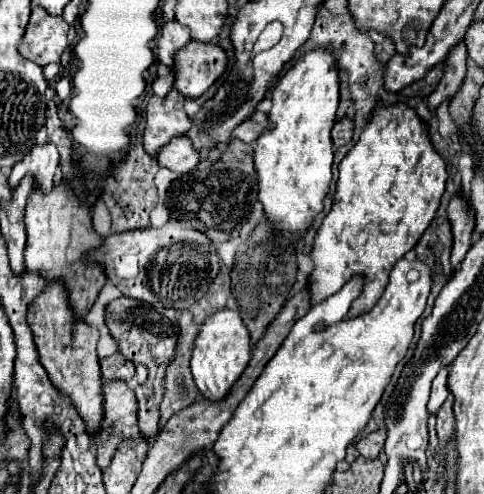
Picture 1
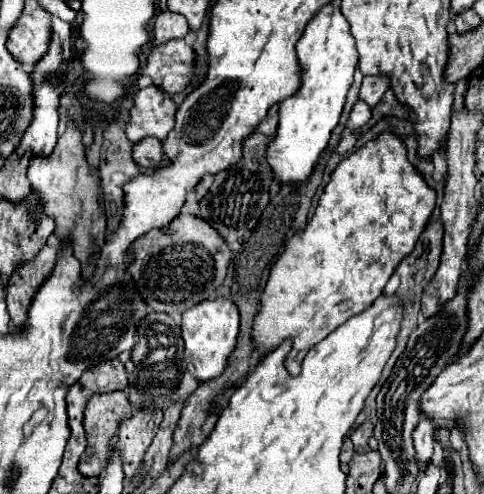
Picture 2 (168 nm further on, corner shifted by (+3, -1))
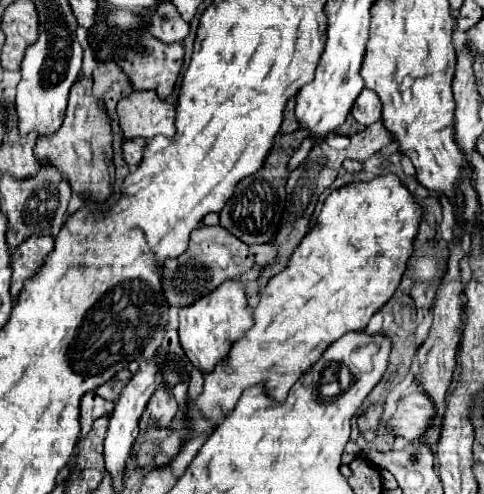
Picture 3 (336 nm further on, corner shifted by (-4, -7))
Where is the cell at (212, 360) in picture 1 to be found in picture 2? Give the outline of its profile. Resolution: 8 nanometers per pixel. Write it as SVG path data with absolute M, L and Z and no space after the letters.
M214 297L204 299L200 305L194 305L192 309L186 309L182 313L182 339L184 339L184 361L190 375L194 375L198 381L208 381L218 377L224 371L224 365L228 361L228 355L236 347L236 335L238 335L240 315L236 305L226 297Z

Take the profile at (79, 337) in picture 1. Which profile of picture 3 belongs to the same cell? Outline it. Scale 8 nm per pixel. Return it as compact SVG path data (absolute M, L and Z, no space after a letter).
M35 237L35 239L27 239L27 243L19 245L19 249L11 253L11 267L13 267L11 297L13 299L17 299L17 295L21 293L25 281L31 279L43 267L43 261L49 257L53 247L55 247L53 237Z

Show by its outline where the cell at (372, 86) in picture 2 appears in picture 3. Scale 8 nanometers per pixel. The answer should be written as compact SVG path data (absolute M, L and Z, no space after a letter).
M365 87L361 91L361 95L359 95L359 99L355 101L355 107L351 109L351 113L365 127L371 125L371 123L375 123L375 121L379 121L381 119L381 101L375 95L375 91L371 91L371 89Z

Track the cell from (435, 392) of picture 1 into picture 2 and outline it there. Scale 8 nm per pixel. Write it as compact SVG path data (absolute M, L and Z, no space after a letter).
M422 419L414 433L412 433L412 439L414 439L414 445L416 445L416 461L420 461L420 473L424 473L426 465L432 461L432 453L434 453L434 429L436 429L436 423L430 421L430 419Z

